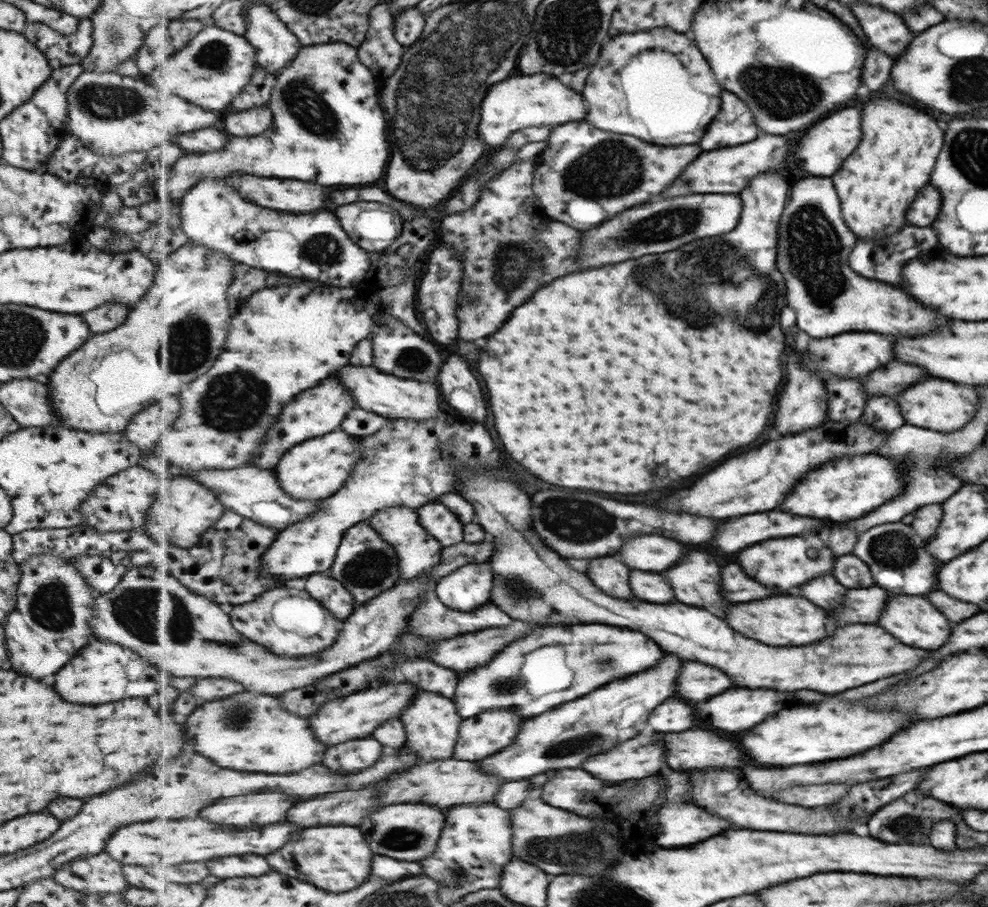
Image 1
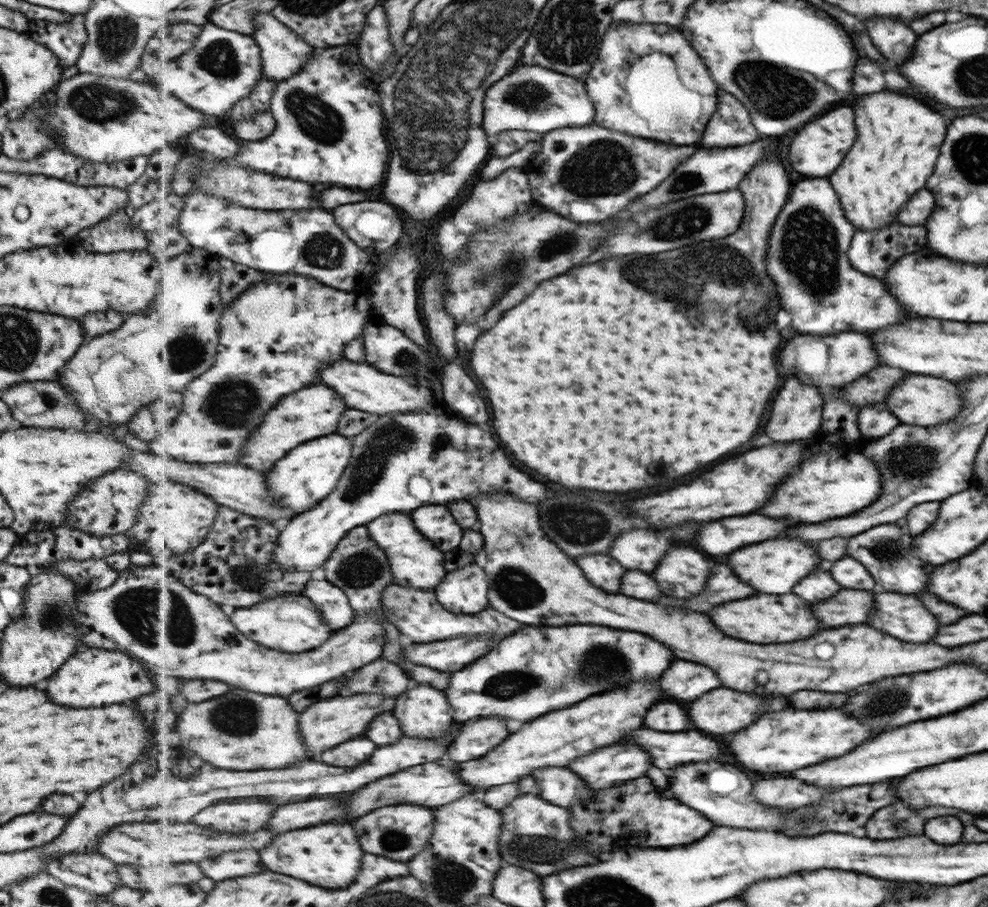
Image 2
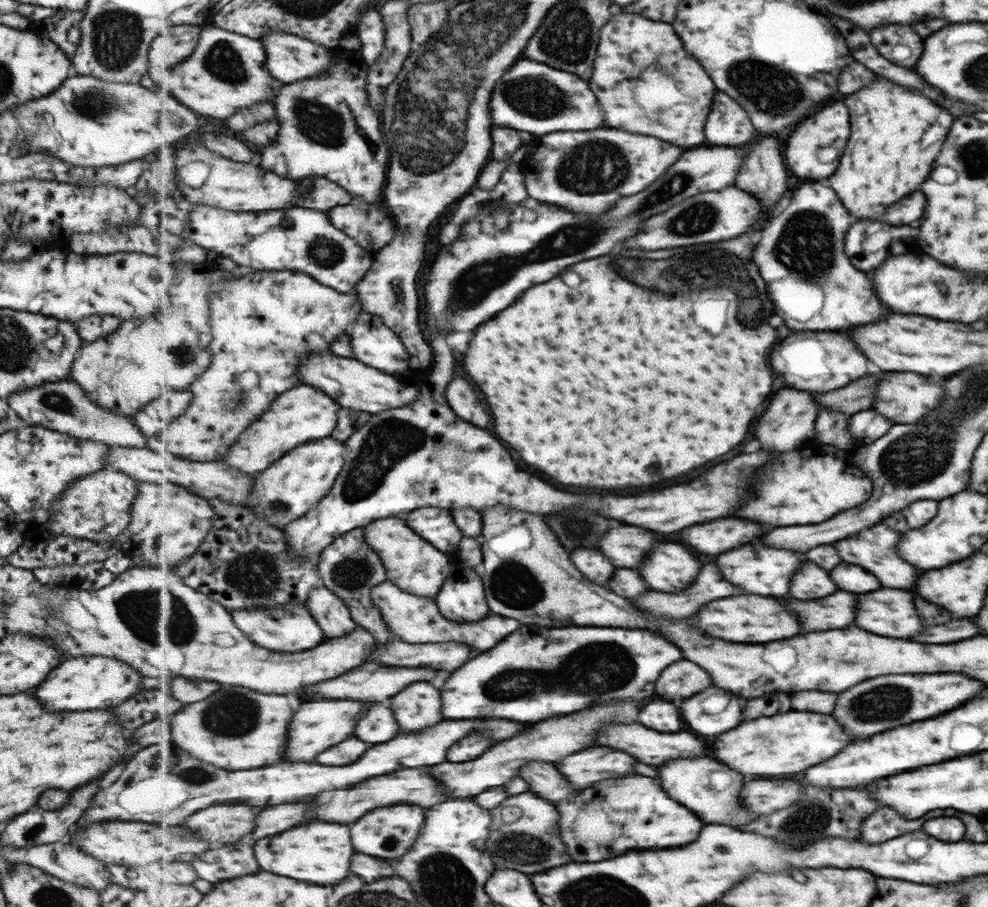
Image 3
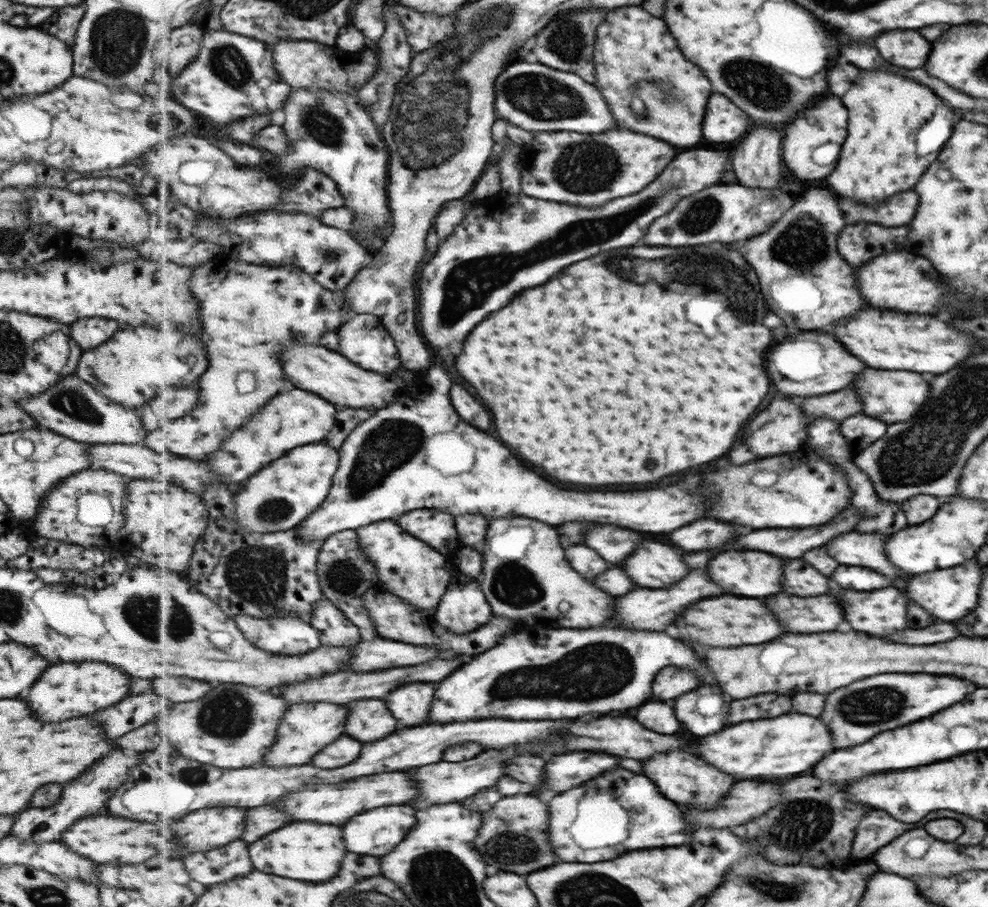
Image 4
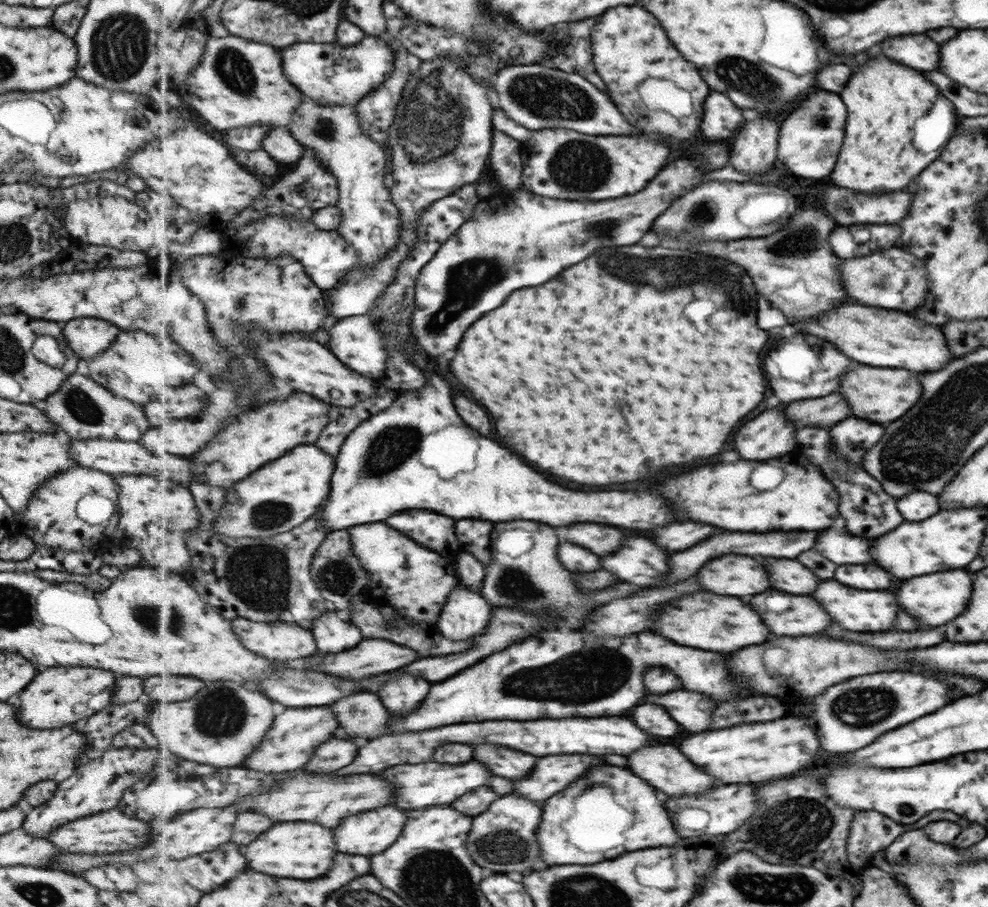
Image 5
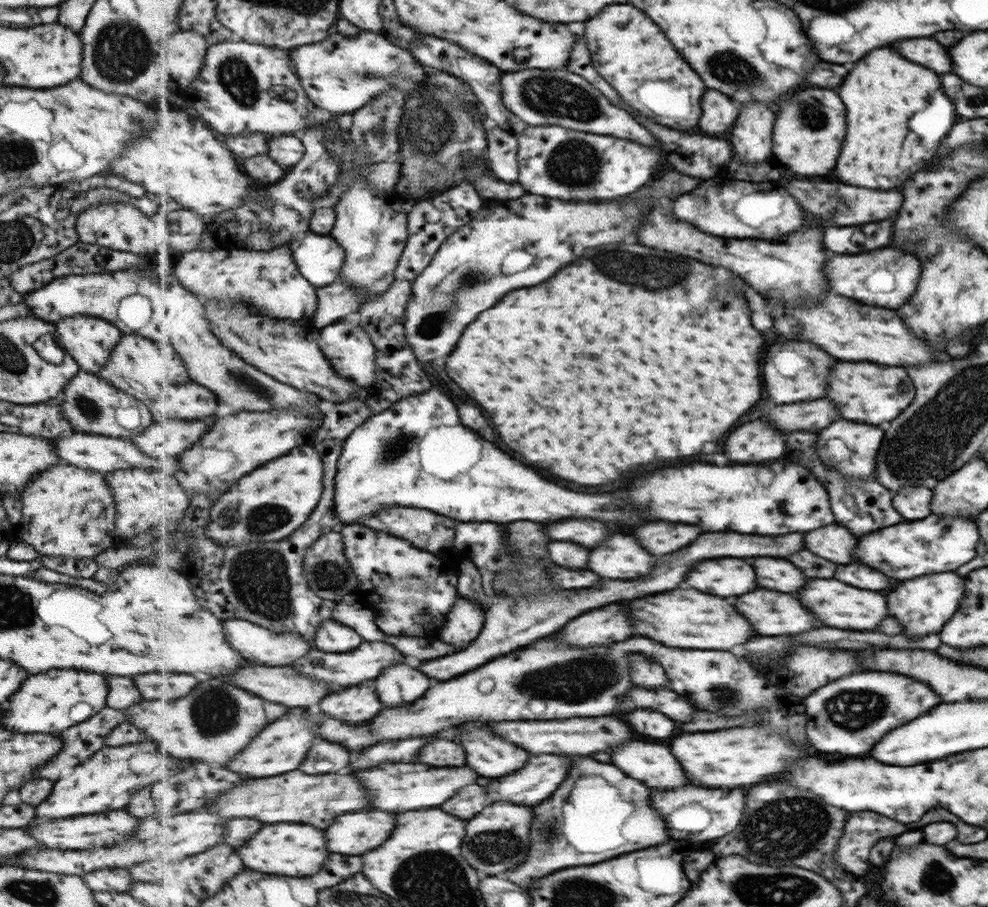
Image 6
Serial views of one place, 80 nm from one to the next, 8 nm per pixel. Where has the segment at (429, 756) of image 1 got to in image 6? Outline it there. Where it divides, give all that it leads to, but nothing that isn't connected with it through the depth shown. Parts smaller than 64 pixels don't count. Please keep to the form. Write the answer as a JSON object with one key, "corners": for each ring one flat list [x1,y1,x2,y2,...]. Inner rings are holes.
{"corners":[[409,664,385,668,377,678,377,694,387,706,407,706,431,688,431,680]]}

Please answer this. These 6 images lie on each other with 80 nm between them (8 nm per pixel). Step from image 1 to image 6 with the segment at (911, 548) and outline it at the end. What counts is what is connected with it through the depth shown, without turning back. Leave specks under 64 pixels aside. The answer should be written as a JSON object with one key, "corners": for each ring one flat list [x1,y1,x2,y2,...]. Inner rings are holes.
{"corners":[[823,526,819,530,805,534,807,550,819,554,835,564,849,564,851,552,855,548,855,538,841,526]]}

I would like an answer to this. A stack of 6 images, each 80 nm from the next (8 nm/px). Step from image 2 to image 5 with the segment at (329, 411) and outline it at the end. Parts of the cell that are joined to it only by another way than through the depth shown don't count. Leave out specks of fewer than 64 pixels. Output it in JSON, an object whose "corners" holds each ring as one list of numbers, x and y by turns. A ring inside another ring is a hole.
{"corners":[[293,390,291,398,283,402,273,402,267,406,261,406,255,412,247,412,239,416,237,422,223,430,219,438,211,441,211,446,190,459,194,463,195,482,205,482,210,486,221,487,228,491,239,481,243,481,259,470,265,464,285,456,289,450,299,445,315,444,323,436,325,426,330,424,329,408,325,406,315,395]]}

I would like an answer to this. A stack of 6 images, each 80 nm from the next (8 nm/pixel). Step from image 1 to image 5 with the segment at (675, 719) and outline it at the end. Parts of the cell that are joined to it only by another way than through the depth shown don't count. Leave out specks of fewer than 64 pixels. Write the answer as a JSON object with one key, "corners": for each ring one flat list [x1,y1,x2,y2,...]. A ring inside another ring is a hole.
{"corners":[[655,704,637,706,633,718,635,722,639,722,639,726,643,726,643,730,655,736,675,736,681,728,679,722,675,722,663,706,655,706]]}

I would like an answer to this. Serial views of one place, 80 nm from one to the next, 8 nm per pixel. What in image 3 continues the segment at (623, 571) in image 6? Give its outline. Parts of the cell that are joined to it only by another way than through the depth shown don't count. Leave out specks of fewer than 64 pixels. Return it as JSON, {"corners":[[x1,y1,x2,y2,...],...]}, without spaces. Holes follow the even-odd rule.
{"corners":[[659,544,649,552,647,562,639,566,653,590,679,592,685,590,699,574,703,562,679,544]]}

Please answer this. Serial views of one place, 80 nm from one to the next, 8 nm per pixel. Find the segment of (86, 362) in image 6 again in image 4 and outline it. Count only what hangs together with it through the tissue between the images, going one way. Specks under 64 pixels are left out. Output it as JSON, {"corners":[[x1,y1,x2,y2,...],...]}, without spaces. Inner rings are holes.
{"corners":[[83,318,69,326,73,342,81,350,89,350,103,344,120,326,117,321,107,318]]}

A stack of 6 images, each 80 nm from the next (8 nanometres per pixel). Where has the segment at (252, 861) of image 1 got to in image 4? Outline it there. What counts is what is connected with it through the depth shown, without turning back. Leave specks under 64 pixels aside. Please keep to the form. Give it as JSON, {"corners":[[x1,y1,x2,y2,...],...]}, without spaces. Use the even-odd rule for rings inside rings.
{"corners":[[241,840,205,854,191,853,185,856,182,862,190,877,206,889,255,870,249,858,249,848]]}

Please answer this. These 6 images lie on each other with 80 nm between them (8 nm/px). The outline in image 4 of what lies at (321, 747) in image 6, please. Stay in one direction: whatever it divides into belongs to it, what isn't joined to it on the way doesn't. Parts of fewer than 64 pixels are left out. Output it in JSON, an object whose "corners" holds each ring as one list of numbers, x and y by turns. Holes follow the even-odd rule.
{"corners":[[341,738,339,742,327,746,327,750,319,752,315,756,315,766,319,768,339,768,339,766,347,766,351,762,355,762,359,758,363,750,363,744,359,740,353,740,353,738]]}

